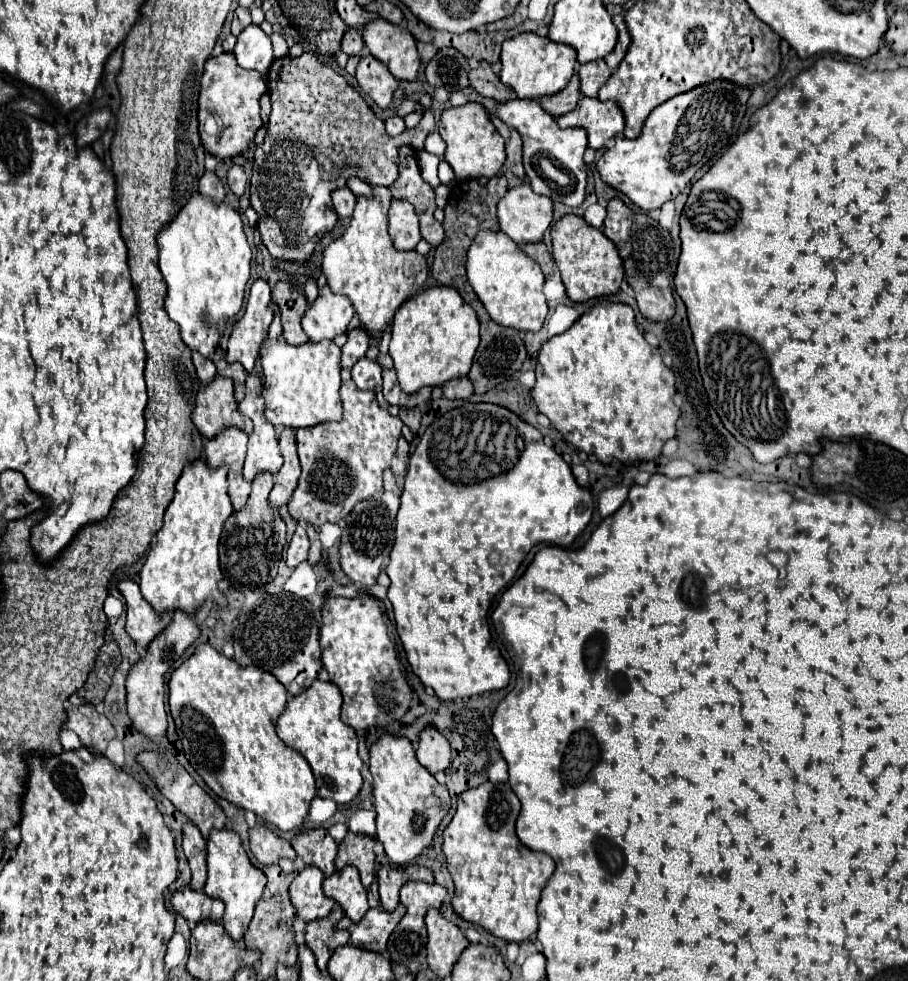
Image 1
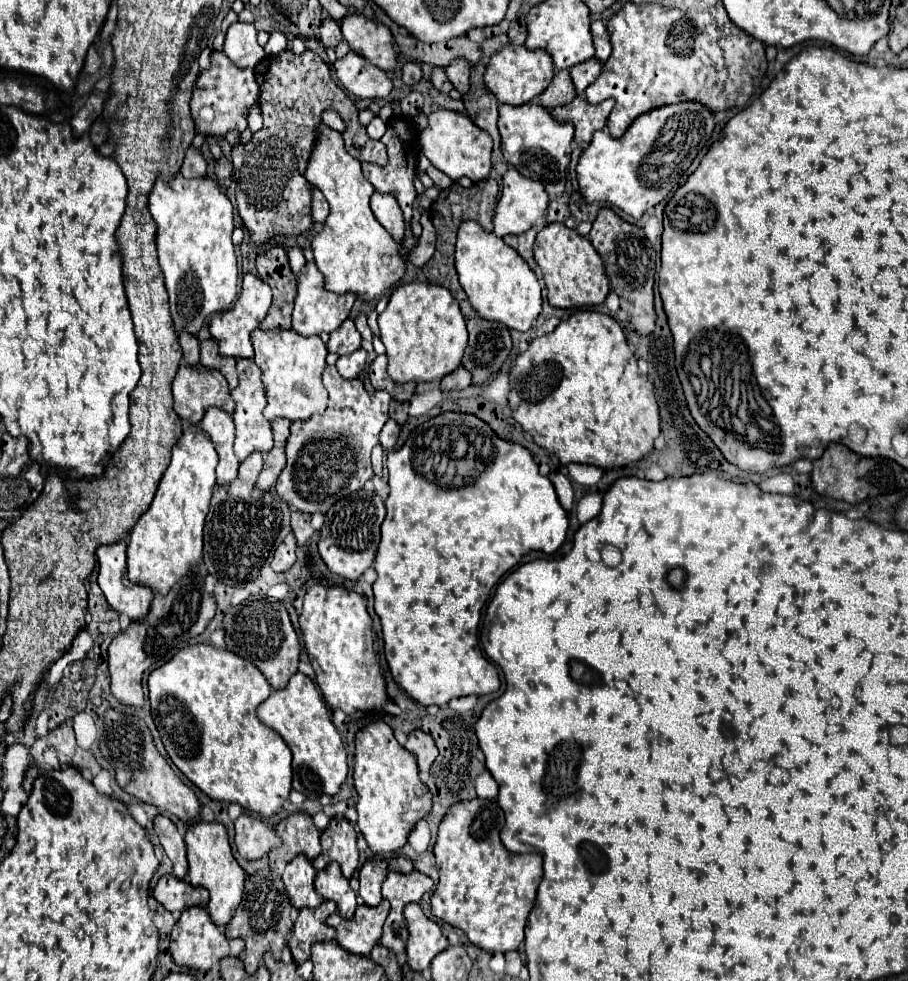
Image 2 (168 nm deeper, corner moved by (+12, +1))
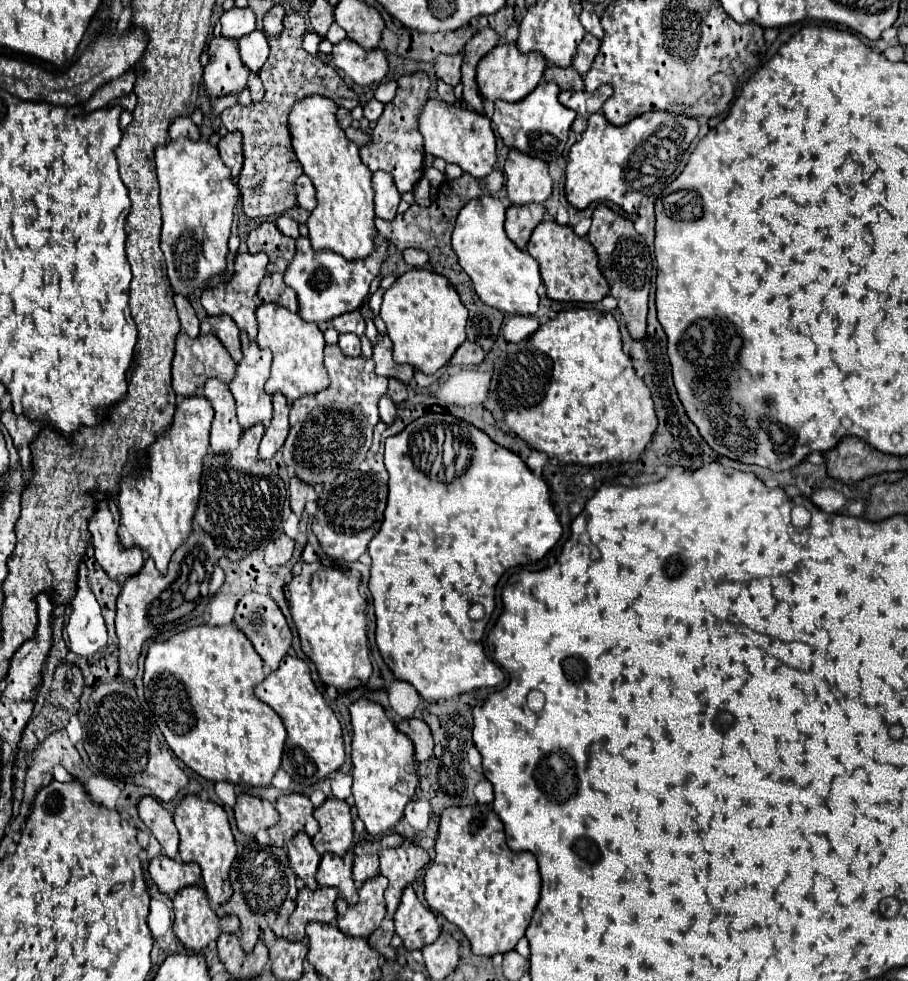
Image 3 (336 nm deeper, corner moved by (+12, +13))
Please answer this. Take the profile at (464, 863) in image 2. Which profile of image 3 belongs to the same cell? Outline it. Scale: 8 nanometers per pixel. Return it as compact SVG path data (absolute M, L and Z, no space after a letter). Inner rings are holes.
M474 805L474 807L468 807L468 809L446 809L440 815L440 829L438 829L438 839L436 839L436 857L430 863L430 867L426 869L426 873L424 873L424 899L426 899L426 903L430 905L432 911L442 913L450 923L454 923L466 935L474 955L484 955L484 957L492 957L496 953L504 955L504 953L512 951L516 947L516 943L524 937L524 933L526 933L526 929L530 925L532 913L536 909L536 903L540 899L540 873L538 873L536 857L532 857L532 853L510 853L510 849L506 845L502 821L496 817L496 813L492 811L490 805Z

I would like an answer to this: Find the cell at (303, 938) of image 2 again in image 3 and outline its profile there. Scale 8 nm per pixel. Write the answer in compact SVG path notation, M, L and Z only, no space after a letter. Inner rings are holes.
M302 887L298 891L296 909L288 921L288 925L290 925L288 939L302 941L304 939L304 927L310 921L332 923L336 919L336 909L334 909L336 897L338 897L338 889L334 889L334 887L318 887L316 891Z

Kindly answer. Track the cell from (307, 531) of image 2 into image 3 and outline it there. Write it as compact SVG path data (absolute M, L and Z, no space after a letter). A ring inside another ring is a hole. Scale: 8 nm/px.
M296 475L290 479L290 501L292 501L292 511L300 517L302 511L304 511L304 505L306 501L314 501L316 499L316 493L314 493L314 487L300 481Z

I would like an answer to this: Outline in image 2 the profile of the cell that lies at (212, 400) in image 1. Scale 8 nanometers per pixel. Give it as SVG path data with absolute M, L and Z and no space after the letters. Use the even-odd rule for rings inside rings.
M180 365L180 371L172 385L174 411L190 425L198 425L208 407L218 407L228 415L234 413L234 401L230 399L228 383L216 369L204 369L202 365Z

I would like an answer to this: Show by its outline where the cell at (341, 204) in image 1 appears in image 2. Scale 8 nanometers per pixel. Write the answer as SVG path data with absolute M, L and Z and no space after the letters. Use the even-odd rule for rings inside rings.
M314 189L312 191L312 217L314 217L314 221L324 223L326 217L328 217L328 213L330 213L328 201L324 199L324 195L322 195L320 189Z

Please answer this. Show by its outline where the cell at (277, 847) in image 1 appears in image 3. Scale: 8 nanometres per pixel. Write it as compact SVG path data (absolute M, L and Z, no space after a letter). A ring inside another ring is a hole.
M248 793L238 795L234 805L234 815L238 829L248 837L254 837L260 829L268 829L278 819L278 813L268 799Z

